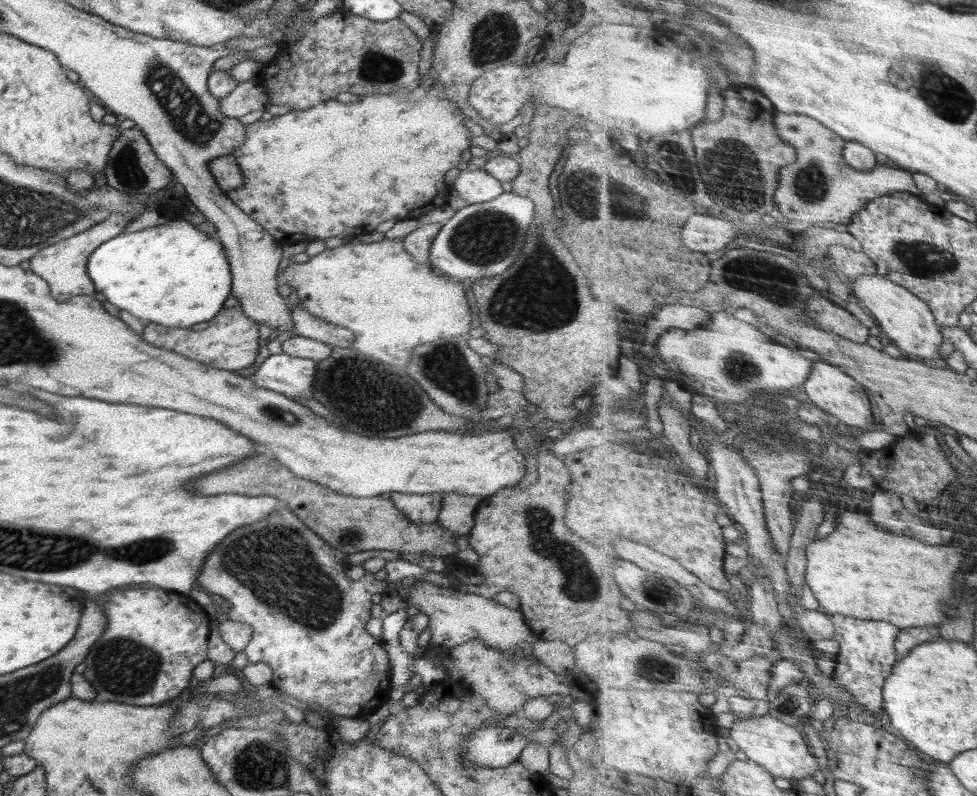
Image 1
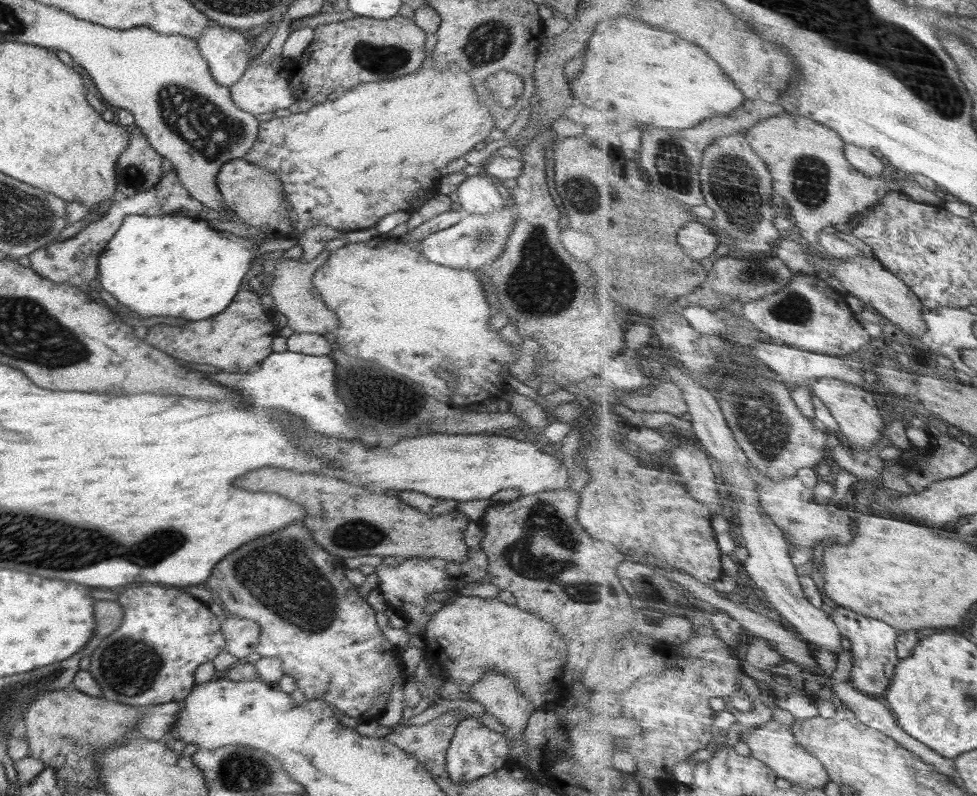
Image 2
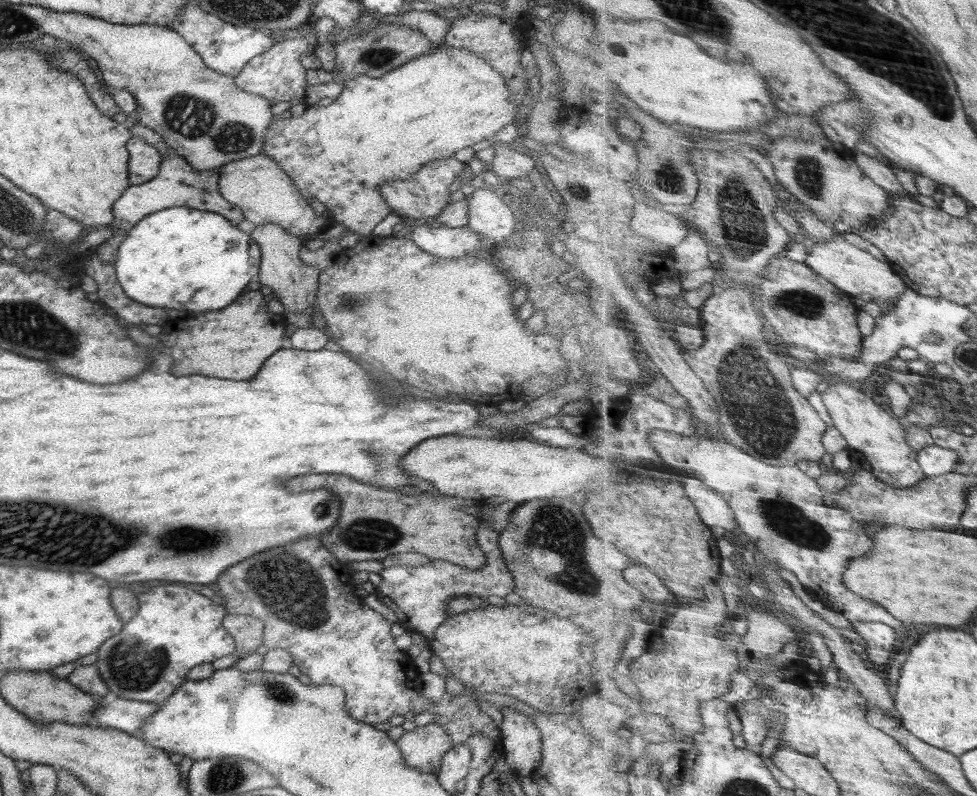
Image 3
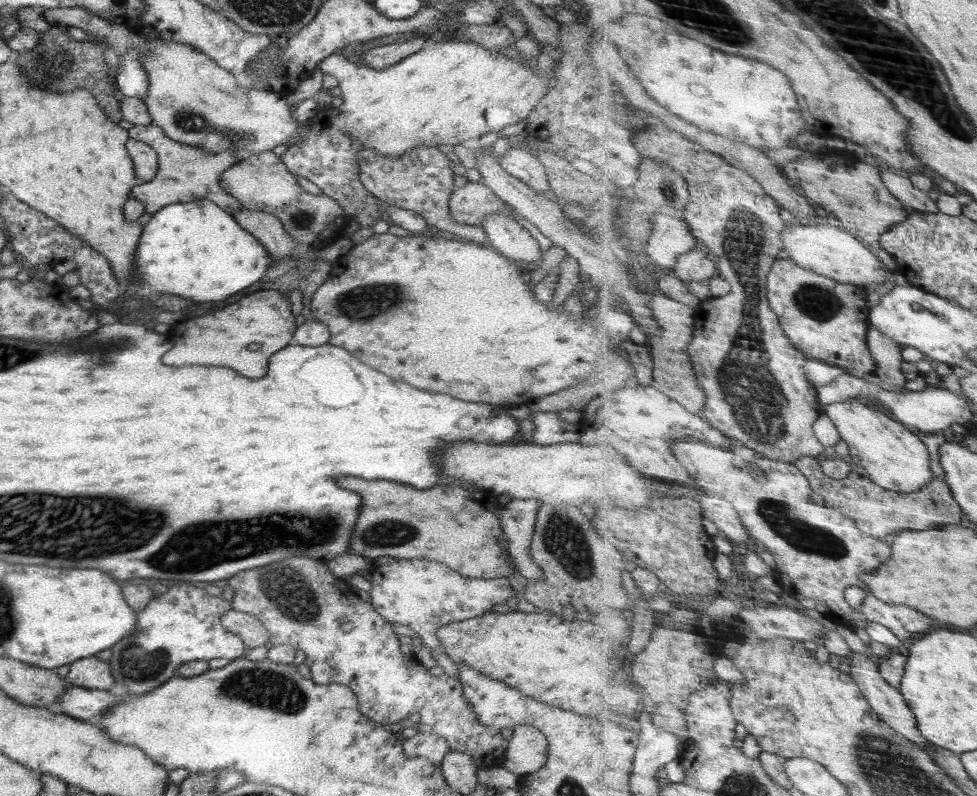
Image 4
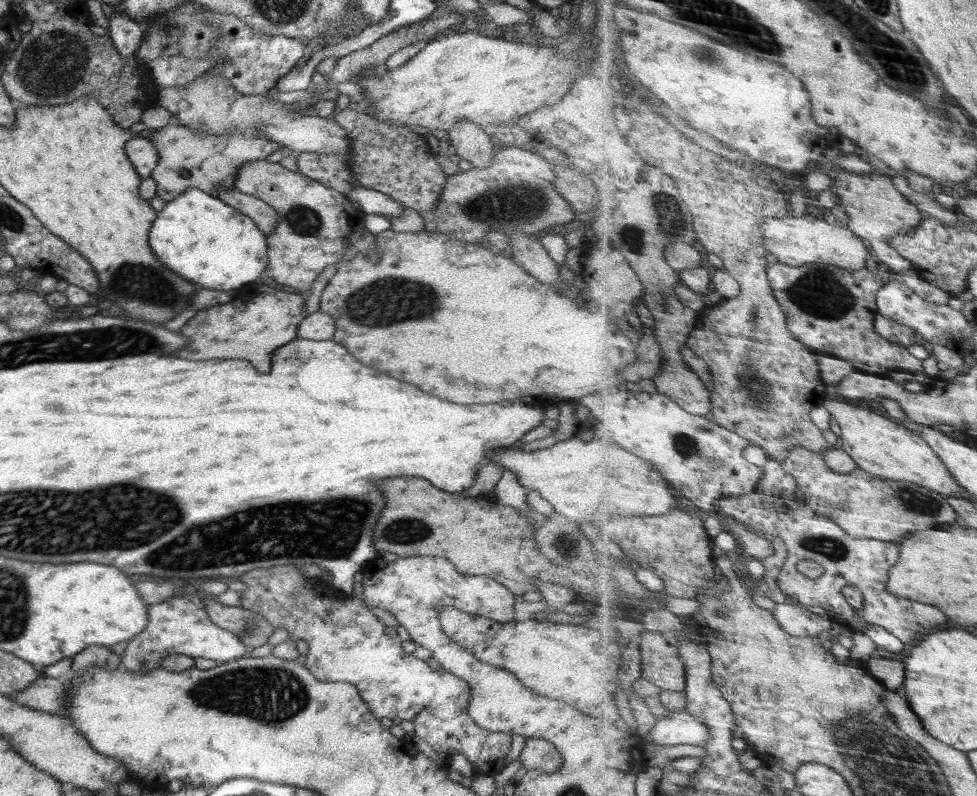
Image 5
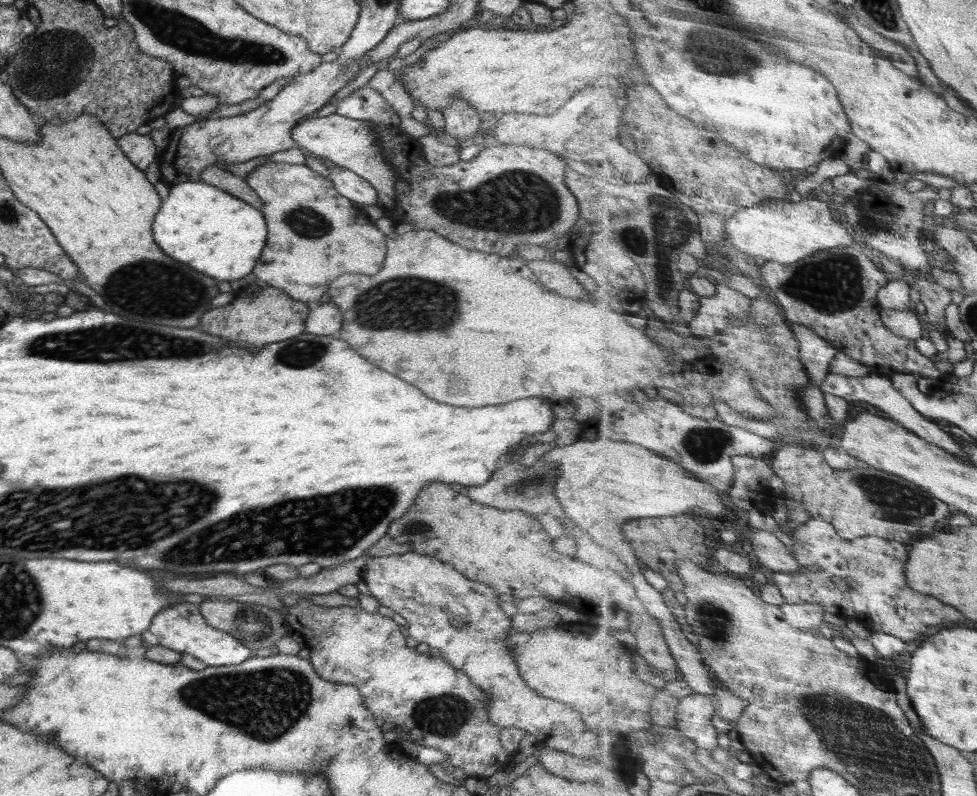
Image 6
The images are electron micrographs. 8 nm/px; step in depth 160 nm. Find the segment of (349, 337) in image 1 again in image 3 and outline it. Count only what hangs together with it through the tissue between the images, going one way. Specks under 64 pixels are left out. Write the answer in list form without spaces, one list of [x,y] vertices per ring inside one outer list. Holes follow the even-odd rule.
[[[271,222],[256,226],[249,235],[258,243],[261,250],[260,272],[256,282],[272,289],[273,296],[284,305],[286,313],[290,311],[311,315],[316,303],[320,272],[318,268],[308,266],[300,260],[302,238],[286,232],[281,226]]]

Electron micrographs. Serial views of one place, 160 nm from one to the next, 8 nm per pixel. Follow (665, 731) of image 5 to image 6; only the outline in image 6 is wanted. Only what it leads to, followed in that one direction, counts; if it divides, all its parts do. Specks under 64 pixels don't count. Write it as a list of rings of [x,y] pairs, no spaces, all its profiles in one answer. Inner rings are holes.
[[[707,694],[692,695],[680,700],[678,713],[678,730],[691,739],[700,749],[714,752],[720,748],[721,733],[716,730],[712,718],[718,715],[716,698]]]

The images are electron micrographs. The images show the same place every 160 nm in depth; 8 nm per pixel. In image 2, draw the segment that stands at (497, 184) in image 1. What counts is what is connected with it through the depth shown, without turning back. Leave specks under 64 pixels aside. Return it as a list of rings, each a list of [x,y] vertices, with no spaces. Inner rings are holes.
[[[473,175],[464,180],[456,189],[460,206],[468,214],[488,214],[501,211],[505,205],[497,185],[488,177]]]

